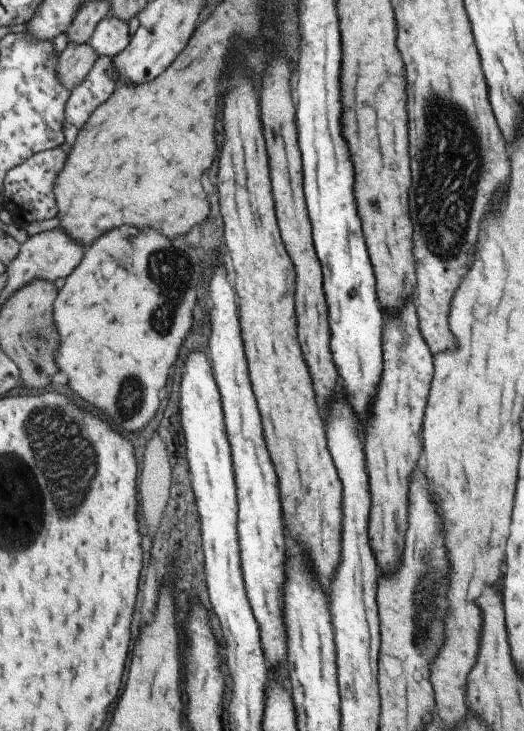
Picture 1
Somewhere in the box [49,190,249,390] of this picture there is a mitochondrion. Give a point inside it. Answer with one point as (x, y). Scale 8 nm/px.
(172, 271)

